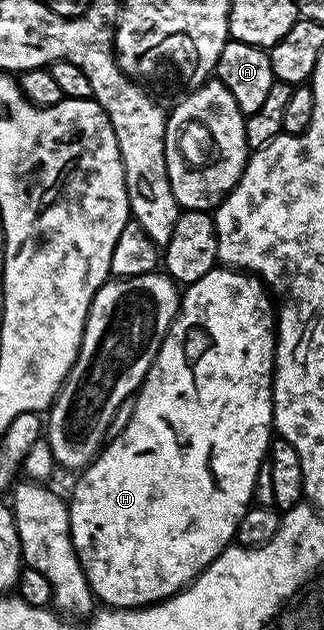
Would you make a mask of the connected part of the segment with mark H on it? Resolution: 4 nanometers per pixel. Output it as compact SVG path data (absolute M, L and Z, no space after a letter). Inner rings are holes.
M217 265L210 273L206 273L206 277L198 277L198 281L183 288L174 321L168 327L166 337L140 384L140 390L134 396L136 404L130 417L130 425L126 425L122 433L111 436L100 448L99 455L79 472L80 480L77 481L72 499L68 503L70 533L76 556L86 573L86 581L93 595L105 608L151 607L153 603L160 603L171 595L177 595L196 580L235 540L238 521L242 521L253 502L258 469L266 462L268 445L274 438L272 373L276 370L276 316L273 296L266 290L259 275Z

